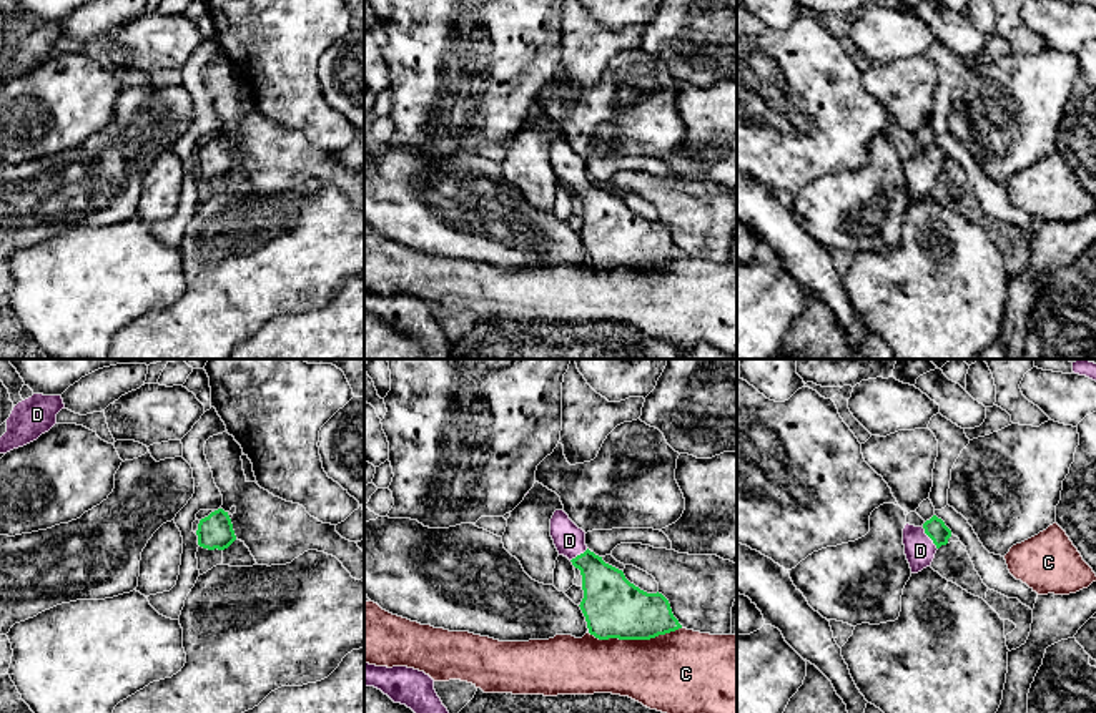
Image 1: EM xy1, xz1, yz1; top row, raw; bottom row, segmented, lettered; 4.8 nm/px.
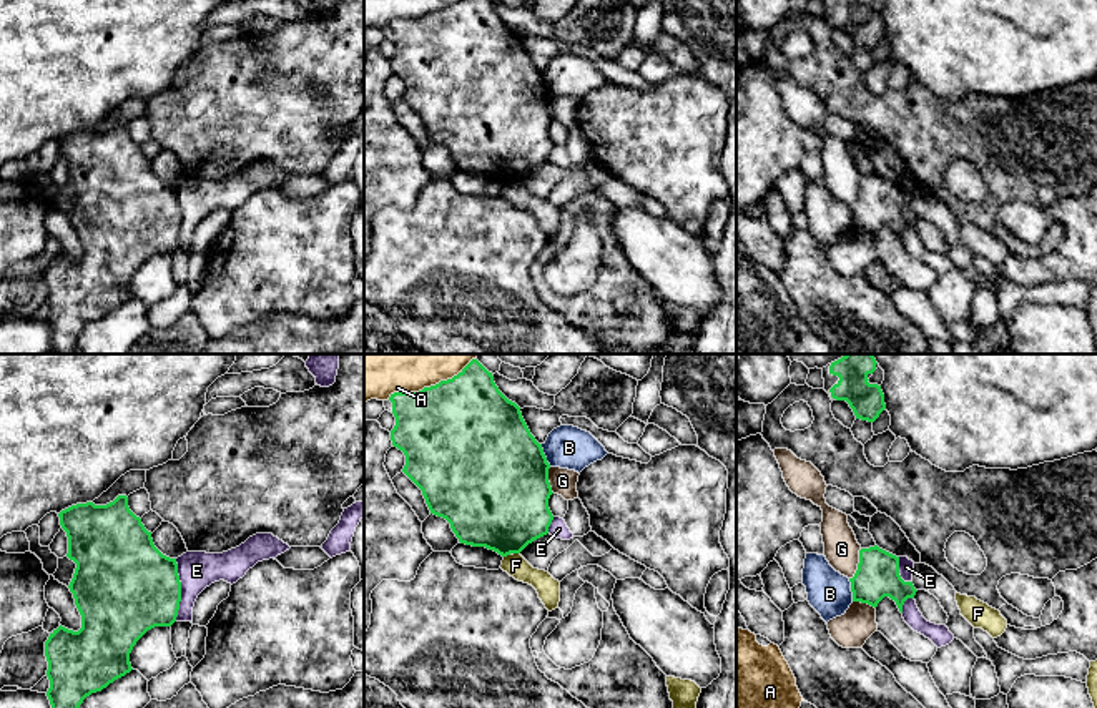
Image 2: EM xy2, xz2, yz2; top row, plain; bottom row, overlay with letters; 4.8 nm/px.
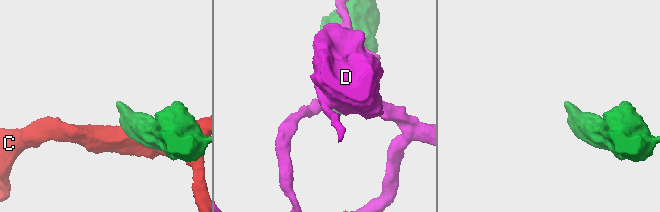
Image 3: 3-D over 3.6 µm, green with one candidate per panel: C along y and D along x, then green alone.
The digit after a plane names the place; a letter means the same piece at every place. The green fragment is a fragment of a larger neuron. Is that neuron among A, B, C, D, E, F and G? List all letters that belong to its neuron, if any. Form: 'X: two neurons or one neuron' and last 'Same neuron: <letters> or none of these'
A: two neurons
B: two neurons
C: two neurons
D: one neuron
E: two neurons
F: two neurons
G: two neurons
Same neuron: D

